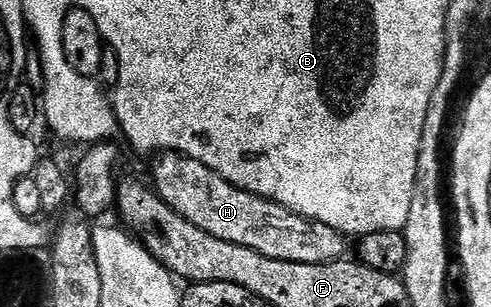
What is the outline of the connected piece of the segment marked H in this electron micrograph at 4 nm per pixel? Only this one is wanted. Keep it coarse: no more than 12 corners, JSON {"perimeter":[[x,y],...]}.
{"perimeter":[[169,151],[155,194],[221,241],[333,263],[349,239]]}

